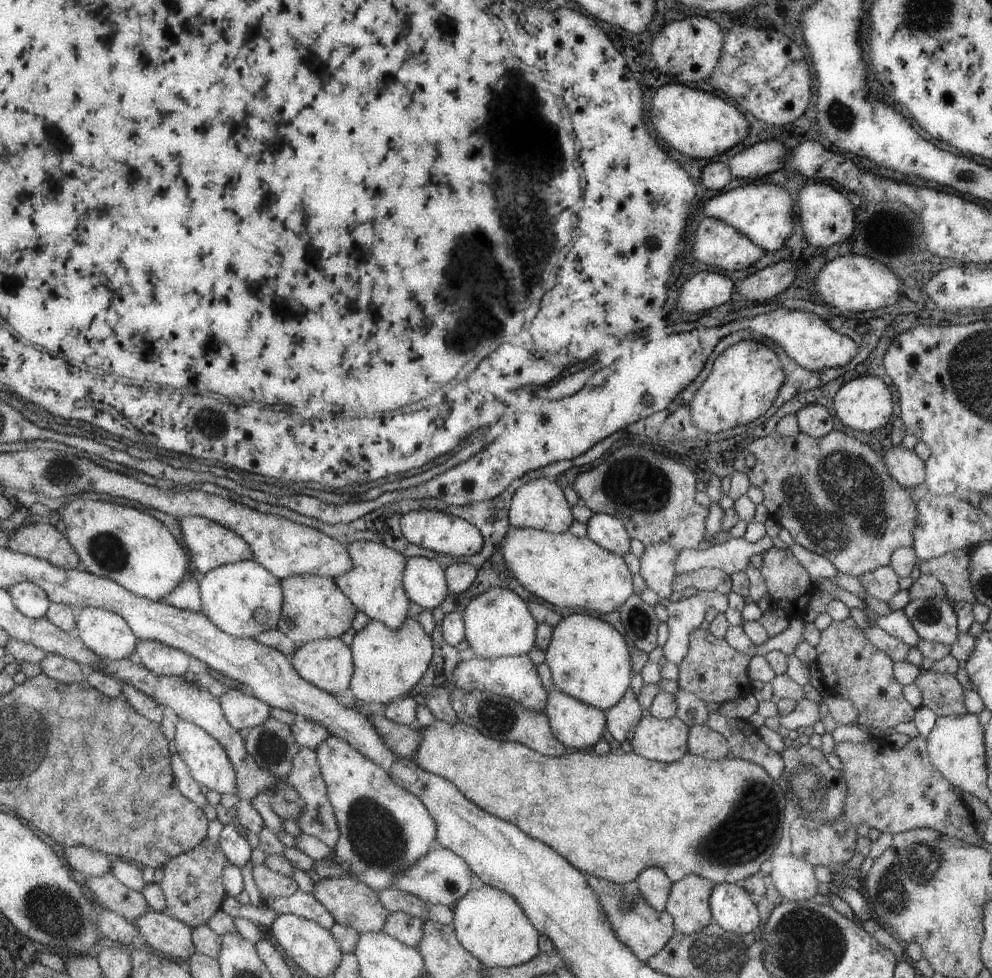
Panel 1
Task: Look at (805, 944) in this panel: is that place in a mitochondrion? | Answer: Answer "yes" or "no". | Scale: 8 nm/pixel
yes

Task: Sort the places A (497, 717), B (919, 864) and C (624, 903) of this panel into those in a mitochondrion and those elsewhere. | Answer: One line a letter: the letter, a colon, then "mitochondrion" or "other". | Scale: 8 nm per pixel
A: mitochondrion
B: mitochondrion
C: mitochondrion

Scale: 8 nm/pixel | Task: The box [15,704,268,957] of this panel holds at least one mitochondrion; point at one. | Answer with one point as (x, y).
(52, 910)

